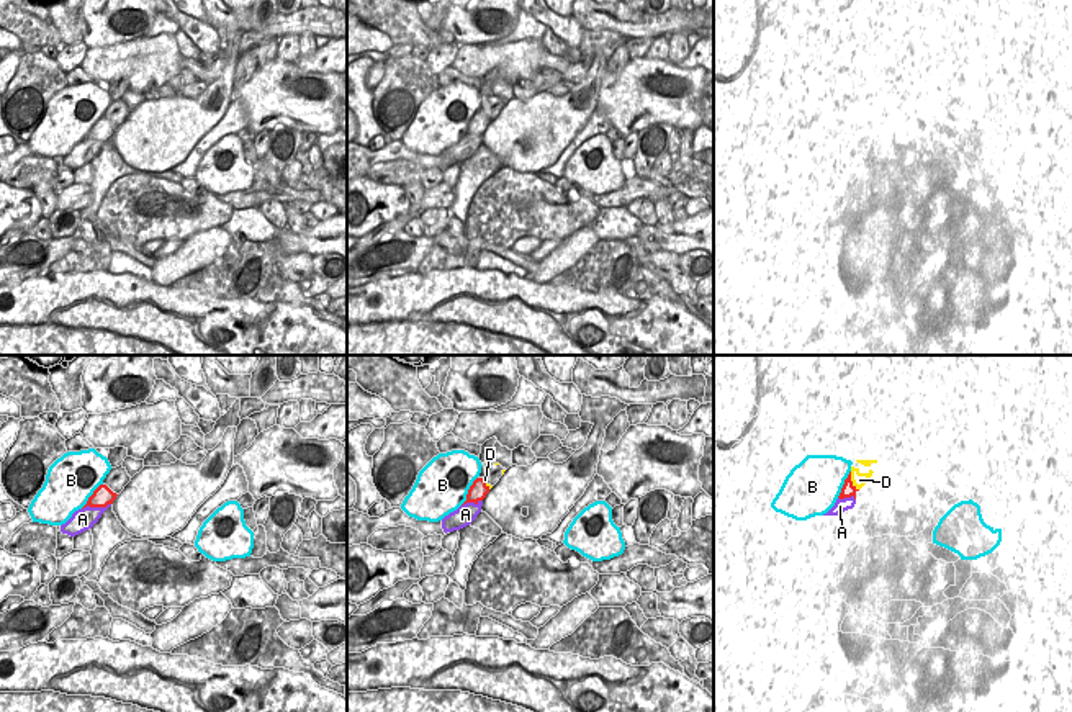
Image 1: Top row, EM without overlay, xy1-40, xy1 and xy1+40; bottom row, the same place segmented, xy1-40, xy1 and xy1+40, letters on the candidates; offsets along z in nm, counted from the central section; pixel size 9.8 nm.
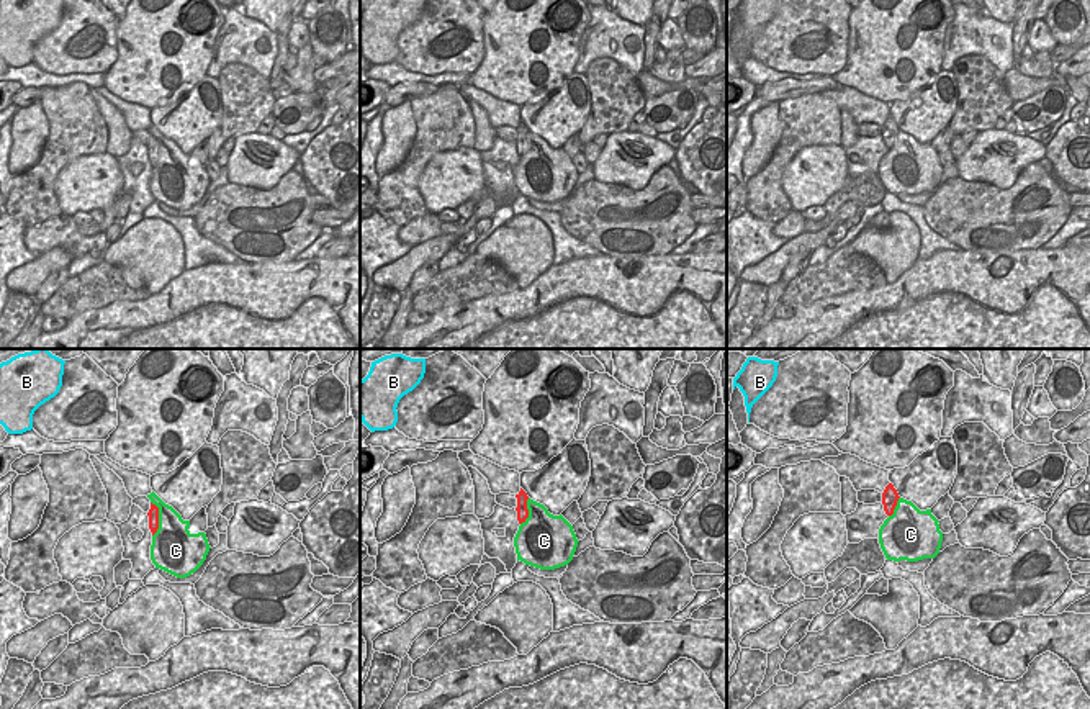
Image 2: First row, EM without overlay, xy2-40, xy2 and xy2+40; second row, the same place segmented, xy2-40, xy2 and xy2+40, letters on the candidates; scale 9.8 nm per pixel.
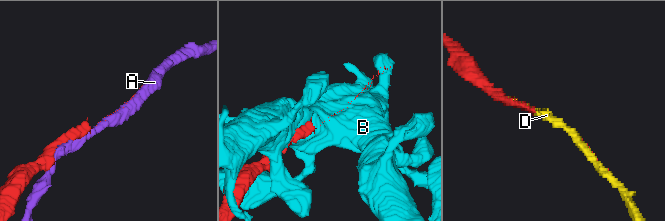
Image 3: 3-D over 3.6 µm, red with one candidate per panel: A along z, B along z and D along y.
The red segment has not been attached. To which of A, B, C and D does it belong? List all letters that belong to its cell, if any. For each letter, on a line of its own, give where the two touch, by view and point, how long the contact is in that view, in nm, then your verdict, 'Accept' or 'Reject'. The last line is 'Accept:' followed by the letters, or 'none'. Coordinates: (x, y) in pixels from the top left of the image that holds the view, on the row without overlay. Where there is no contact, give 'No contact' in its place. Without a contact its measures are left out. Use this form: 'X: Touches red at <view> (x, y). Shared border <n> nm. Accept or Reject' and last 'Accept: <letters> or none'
A: Touches red at xy1-40 (95, 139). Shared border 300 nm. Reject
B: Touches red at xy1 (468, 125). Shared border 340 nm. Reject
C: Touches red at xy2-40 (157, 153). Shared border 360 nm. Reject
D: Touches red at xy1+40 (851, 115). Shared border 200 nm. Accept
Accept: D

